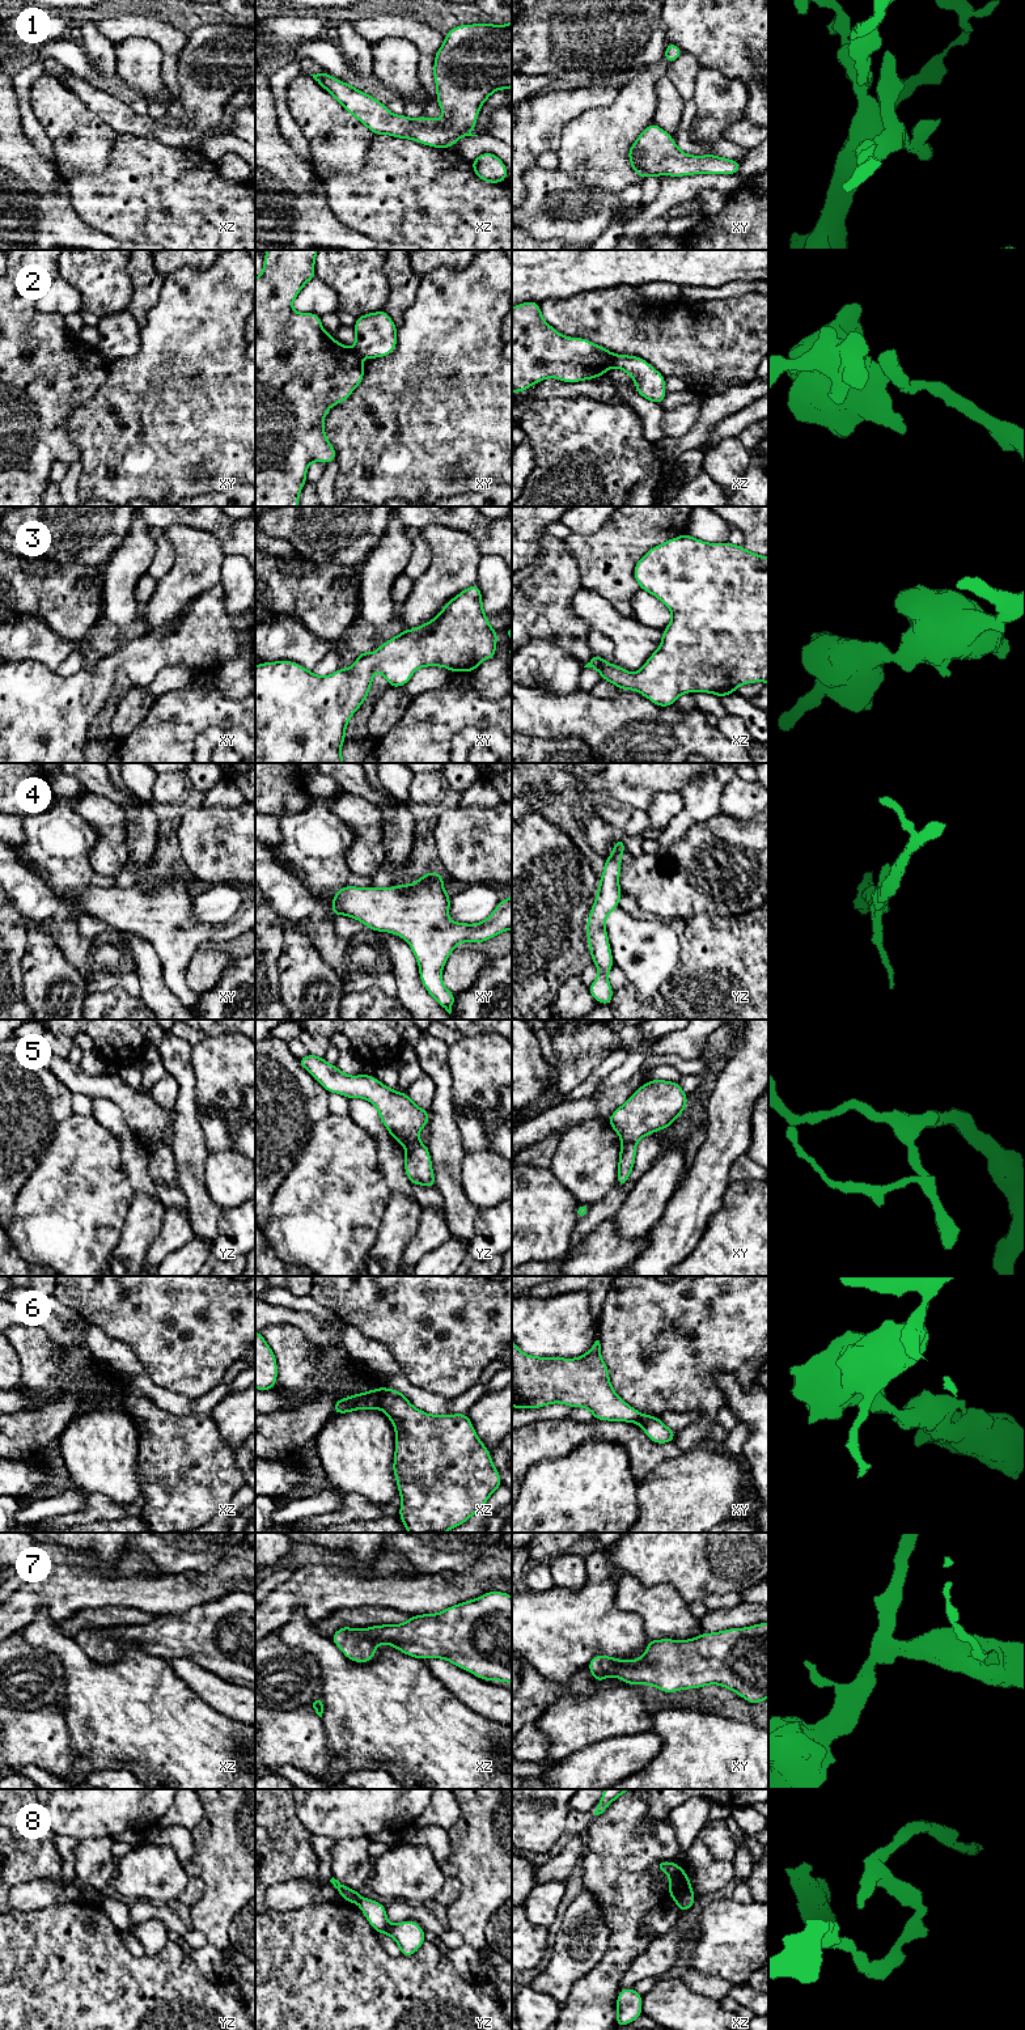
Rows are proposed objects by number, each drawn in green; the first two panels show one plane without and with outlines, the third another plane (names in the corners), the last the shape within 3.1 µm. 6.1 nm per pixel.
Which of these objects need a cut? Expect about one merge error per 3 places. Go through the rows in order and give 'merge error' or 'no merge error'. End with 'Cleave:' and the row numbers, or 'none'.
1: no merge error
2: merge error
3: no merge error
4: no merge error
5: merge error
6: merge error
7: no merge error
8: merge error
Cleave: 2, 5, 6, 8

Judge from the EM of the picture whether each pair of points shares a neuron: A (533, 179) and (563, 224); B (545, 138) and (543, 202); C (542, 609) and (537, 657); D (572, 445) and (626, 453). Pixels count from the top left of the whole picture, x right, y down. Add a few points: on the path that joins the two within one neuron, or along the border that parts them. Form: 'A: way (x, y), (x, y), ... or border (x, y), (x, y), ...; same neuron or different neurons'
A: way (539, 194), (541, 213), (549, 220); same neuron
B: border (536, 164), (525, 173); different neurons
C: border (525, 643), (532, 640), (553, 640), (567, 651); different neurons
D: way (585, 449), (589, 453), (613, 453); same neuron

